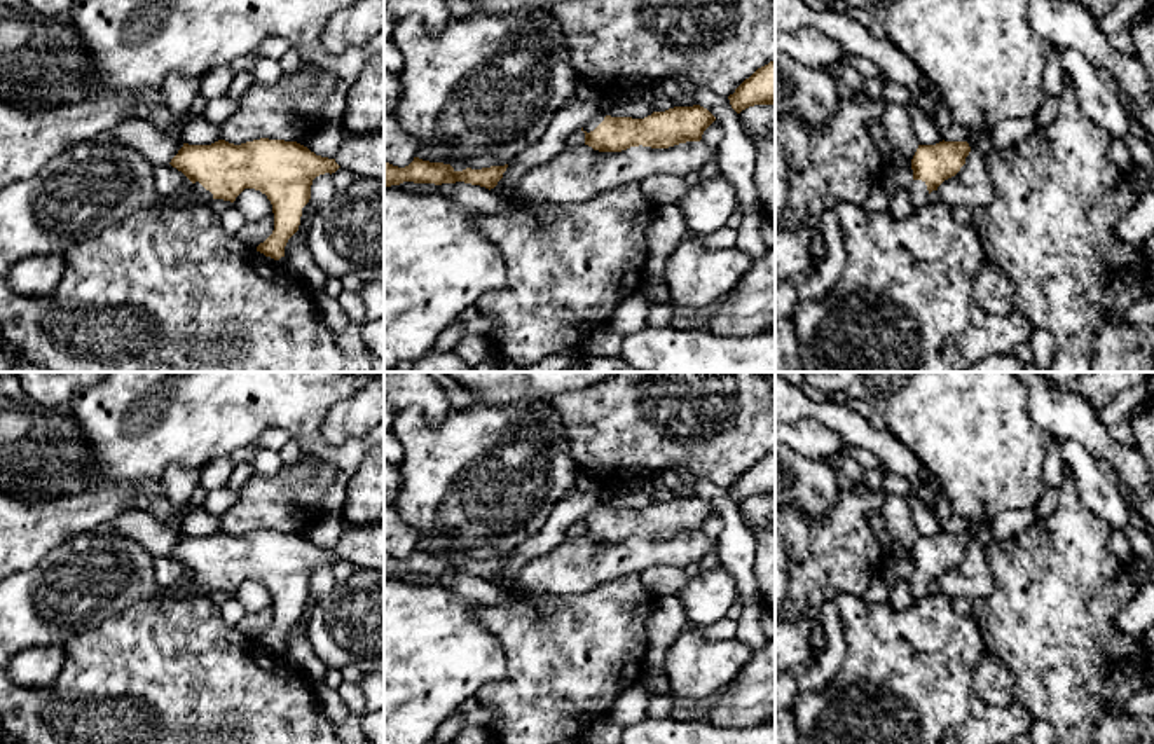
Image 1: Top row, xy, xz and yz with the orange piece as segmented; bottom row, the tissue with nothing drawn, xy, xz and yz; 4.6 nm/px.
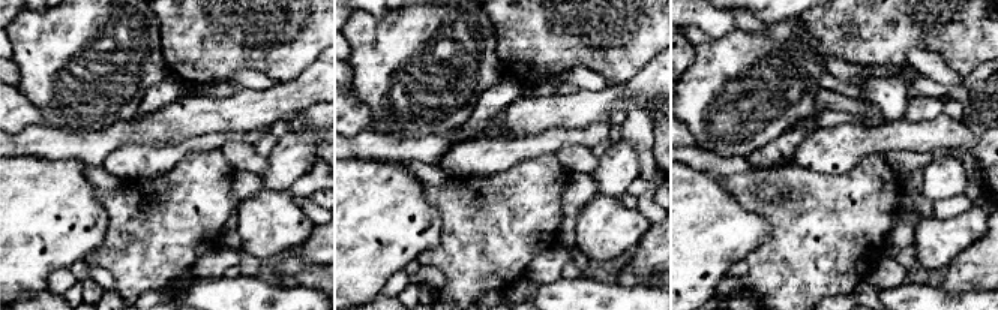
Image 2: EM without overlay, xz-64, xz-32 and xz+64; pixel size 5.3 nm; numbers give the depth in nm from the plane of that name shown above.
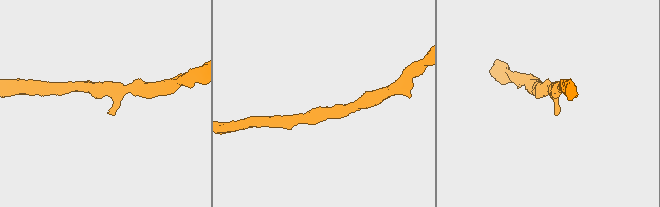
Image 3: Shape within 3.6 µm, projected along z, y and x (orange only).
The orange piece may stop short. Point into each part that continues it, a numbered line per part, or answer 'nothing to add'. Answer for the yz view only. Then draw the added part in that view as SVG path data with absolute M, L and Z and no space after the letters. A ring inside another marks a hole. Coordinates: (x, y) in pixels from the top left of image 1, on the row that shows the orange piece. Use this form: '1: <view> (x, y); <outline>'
1: yz (919, 194); M911 180L910 187L908 187L908 194L910 194L910 201L911 204L920 210L922 206L925 206L929 203L929 190L925 182L922 180Z

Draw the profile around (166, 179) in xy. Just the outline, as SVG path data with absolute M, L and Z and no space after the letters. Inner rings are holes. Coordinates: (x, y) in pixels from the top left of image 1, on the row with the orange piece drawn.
M159 164L154 169L154 183L161 199L169 197L185 180L187 176L171 164Z

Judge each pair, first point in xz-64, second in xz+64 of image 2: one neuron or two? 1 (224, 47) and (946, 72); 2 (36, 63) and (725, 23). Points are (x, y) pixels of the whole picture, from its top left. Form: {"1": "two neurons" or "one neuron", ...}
{"1": "two neurons", "2": "two neurons"}

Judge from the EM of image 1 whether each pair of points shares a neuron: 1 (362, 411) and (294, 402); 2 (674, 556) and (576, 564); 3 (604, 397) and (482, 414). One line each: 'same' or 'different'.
1: different
2: same
3: different

